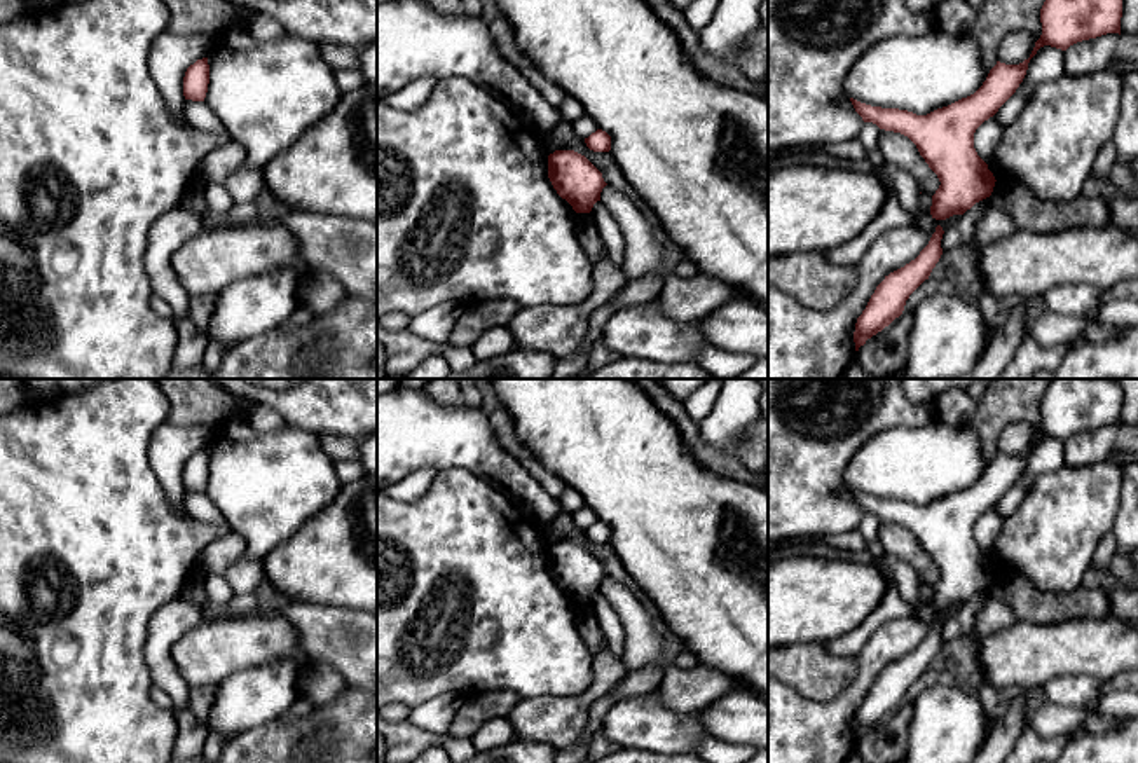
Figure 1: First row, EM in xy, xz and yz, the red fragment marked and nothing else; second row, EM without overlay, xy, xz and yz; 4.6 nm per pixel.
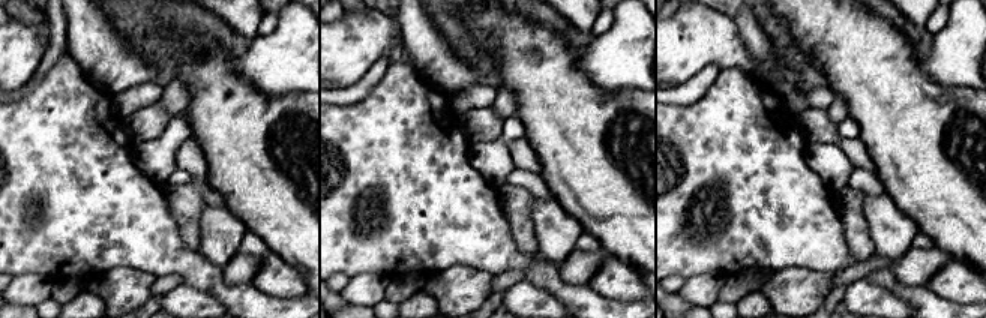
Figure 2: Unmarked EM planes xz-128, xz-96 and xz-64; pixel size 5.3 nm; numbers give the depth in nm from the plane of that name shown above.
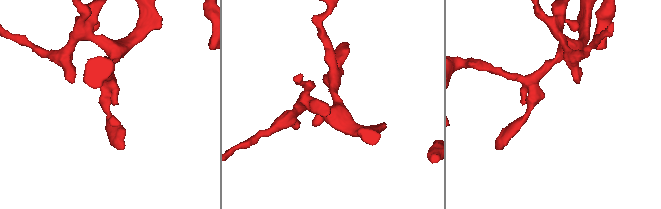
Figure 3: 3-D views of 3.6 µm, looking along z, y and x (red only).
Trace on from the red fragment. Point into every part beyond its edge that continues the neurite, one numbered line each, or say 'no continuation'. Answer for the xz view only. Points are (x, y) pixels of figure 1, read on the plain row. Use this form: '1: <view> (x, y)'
no continuation

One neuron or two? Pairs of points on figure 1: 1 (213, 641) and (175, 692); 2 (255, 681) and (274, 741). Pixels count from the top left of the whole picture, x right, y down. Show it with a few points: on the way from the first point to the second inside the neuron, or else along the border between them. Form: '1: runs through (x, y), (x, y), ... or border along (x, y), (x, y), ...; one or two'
1: border along (178, 639), (171, 659), (180, 676), (191, 687); two
2: border along (280, 716), (231, 739); two

